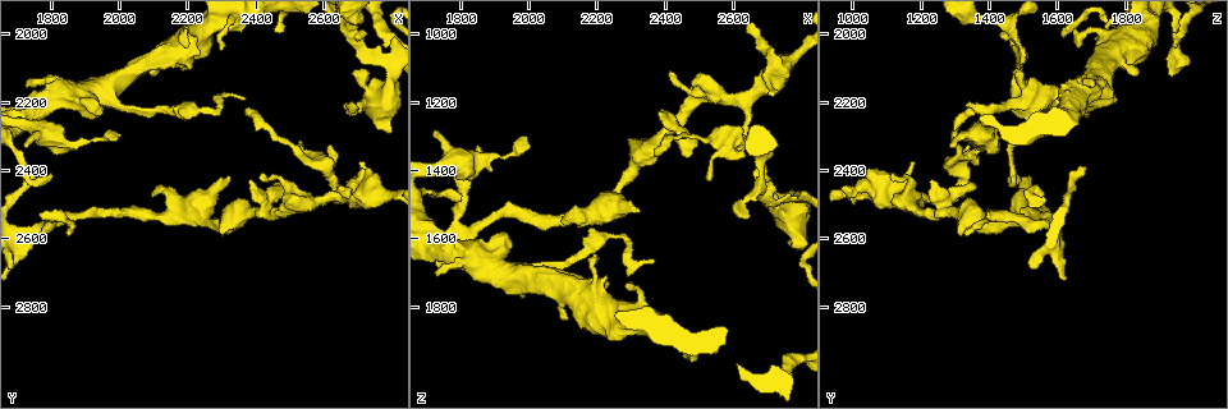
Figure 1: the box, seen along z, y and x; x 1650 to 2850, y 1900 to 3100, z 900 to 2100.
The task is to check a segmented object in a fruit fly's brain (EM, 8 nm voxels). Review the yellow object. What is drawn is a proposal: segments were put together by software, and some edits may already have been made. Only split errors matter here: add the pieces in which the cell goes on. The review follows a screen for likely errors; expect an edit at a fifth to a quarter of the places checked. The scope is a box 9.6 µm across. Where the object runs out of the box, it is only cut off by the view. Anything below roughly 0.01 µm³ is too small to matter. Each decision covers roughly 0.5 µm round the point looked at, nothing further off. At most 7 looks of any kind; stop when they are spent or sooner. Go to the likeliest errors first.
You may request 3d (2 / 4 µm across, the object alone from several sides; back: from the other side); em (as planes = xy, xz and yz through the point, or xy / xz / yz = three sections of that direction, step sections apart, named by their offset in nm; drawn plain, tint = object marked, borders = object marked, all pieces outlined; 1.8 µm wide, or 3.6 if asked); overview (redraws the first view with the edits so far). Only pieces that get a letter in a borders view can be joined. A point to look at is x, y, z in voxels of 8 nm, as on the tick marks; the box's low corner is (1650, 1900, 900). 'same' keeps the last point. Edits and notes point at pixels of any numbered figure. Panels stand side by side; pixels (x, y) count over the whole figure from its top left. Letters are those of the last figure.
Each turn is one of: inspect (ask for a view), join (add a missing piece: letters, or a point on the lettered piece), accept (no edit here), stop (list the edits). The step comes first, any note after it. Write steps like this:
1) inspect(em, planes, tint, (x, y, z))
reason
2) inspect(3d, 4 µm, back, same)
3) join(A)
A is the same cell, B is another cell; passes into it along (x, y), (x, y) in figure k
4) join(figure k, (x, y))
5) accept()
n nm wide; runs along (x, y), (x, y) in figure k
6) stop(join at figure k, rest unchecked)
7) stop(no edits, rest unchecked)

inspect(em, planes, tint, (1730, 2390, 1680))
branch stops here

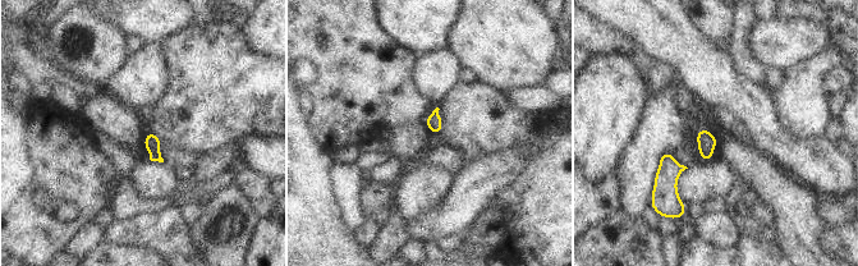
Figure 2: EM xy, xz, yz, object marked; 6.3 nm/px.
inspect(em, planes, borders, same)
see the neighbours

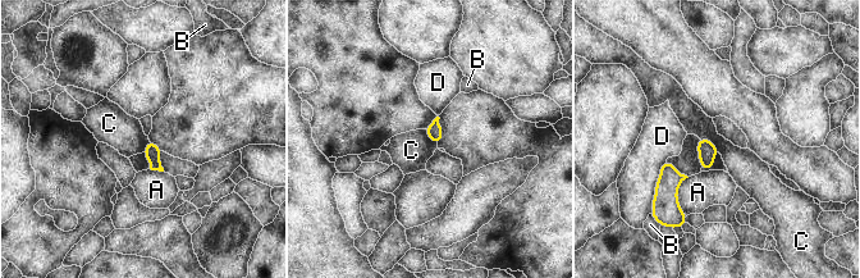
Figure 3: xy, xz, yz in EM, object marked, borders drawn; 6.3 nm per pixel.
accept()
D touches over 280 nm; A, B, C and D are other cells; no lettered piece goes on from it

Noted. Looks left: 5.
inspect(em, planes, borders, (2480, 2440, 1350))

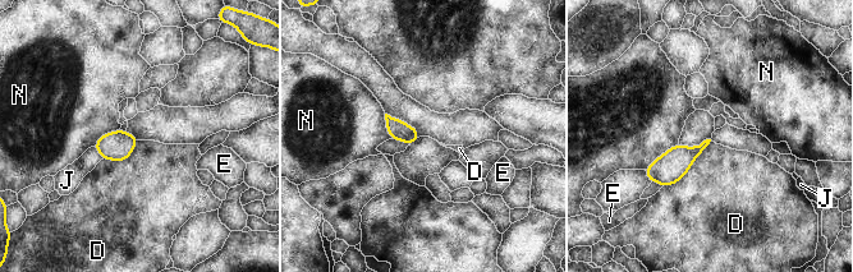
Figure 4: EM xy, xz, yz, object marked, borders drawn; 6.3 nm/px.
accept()
D, E, J and N are other cells; border along (711, 141), (677, 181), (663, 187) in figure 4; none of them fits

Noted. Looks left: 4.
inspect(3d, 4 µm, back, (2410, 2420, 1110))
an open end

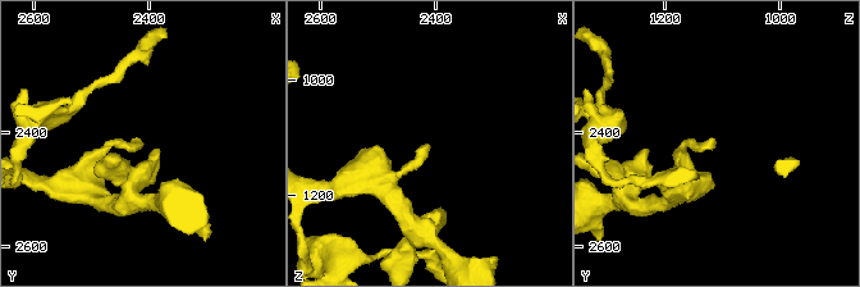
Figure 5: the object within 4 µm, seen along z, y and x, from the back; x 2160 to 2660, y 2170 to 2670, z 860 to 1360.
inspect(em, yz, step 16, borders, (2410, 2420, 1115))

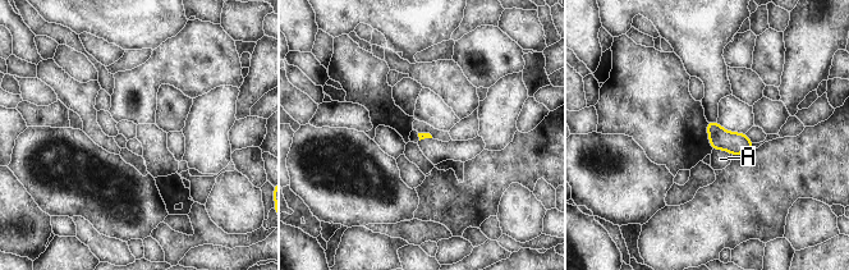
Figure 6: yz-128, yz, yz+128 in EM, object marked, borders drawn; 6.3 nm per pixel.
accept()
A is another cell; border along (712, 149), (724, 149), (732, 155) in figure 6; none of them fits

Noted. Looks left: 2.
stop(no edits, rest unchecked)

